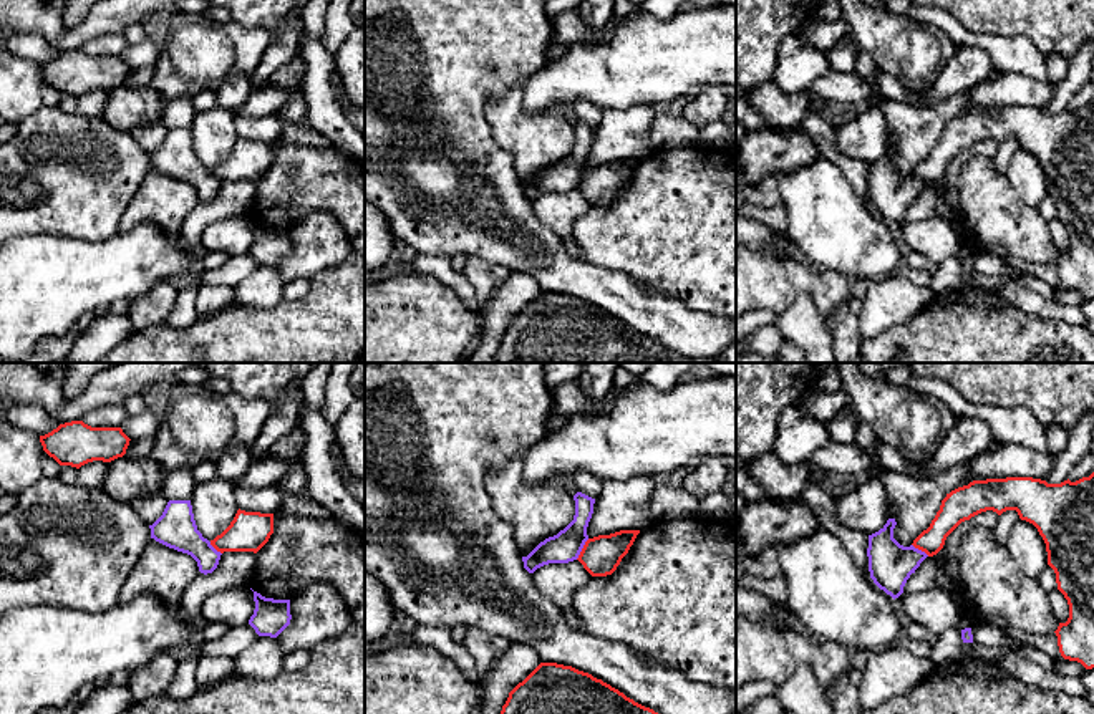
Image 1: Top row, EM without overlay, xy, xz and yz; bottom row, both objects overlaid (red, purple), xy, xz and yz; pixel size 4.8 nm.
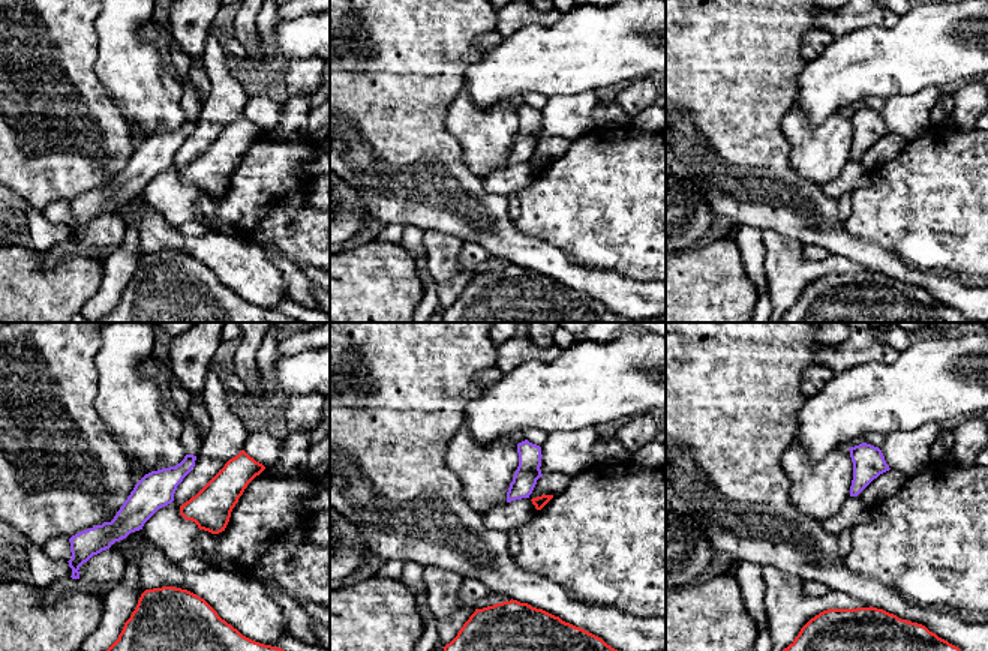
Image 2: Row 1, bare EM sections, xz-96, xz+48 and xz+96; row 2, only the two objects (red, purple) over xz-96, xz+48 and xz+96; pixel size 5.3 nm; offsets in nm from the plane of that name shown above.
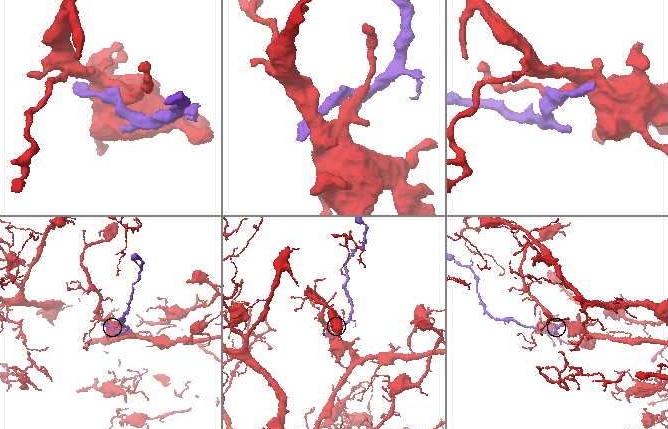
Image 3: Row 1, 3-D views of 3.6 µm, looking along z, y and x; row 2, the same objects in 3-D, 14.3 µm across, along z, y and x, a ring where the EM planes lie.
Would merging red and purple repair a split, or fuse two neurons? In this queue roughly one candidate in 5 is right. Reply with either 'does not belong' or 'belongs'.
does not belong

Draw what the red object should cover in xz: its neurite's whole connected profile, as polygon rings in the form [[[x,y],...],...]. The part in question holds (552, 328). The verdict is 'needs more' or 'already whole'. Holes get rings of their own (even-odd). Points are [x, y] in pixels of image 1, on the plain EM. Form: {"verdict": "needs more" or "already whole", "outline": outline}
{"verdict": "already whole", "outline": [[[540,292],[509,321],[494,359],[496,363],[724,363],[721,358],[693,359],[678,355],[602,308],[557,292]]]}

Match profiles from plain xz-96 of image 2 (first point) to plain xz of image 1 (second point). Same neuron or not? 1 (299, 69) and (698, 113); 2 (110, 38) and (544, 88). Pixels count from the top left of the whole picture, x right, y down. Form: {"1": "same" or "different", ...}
{"1": "same", "2": "different"}

